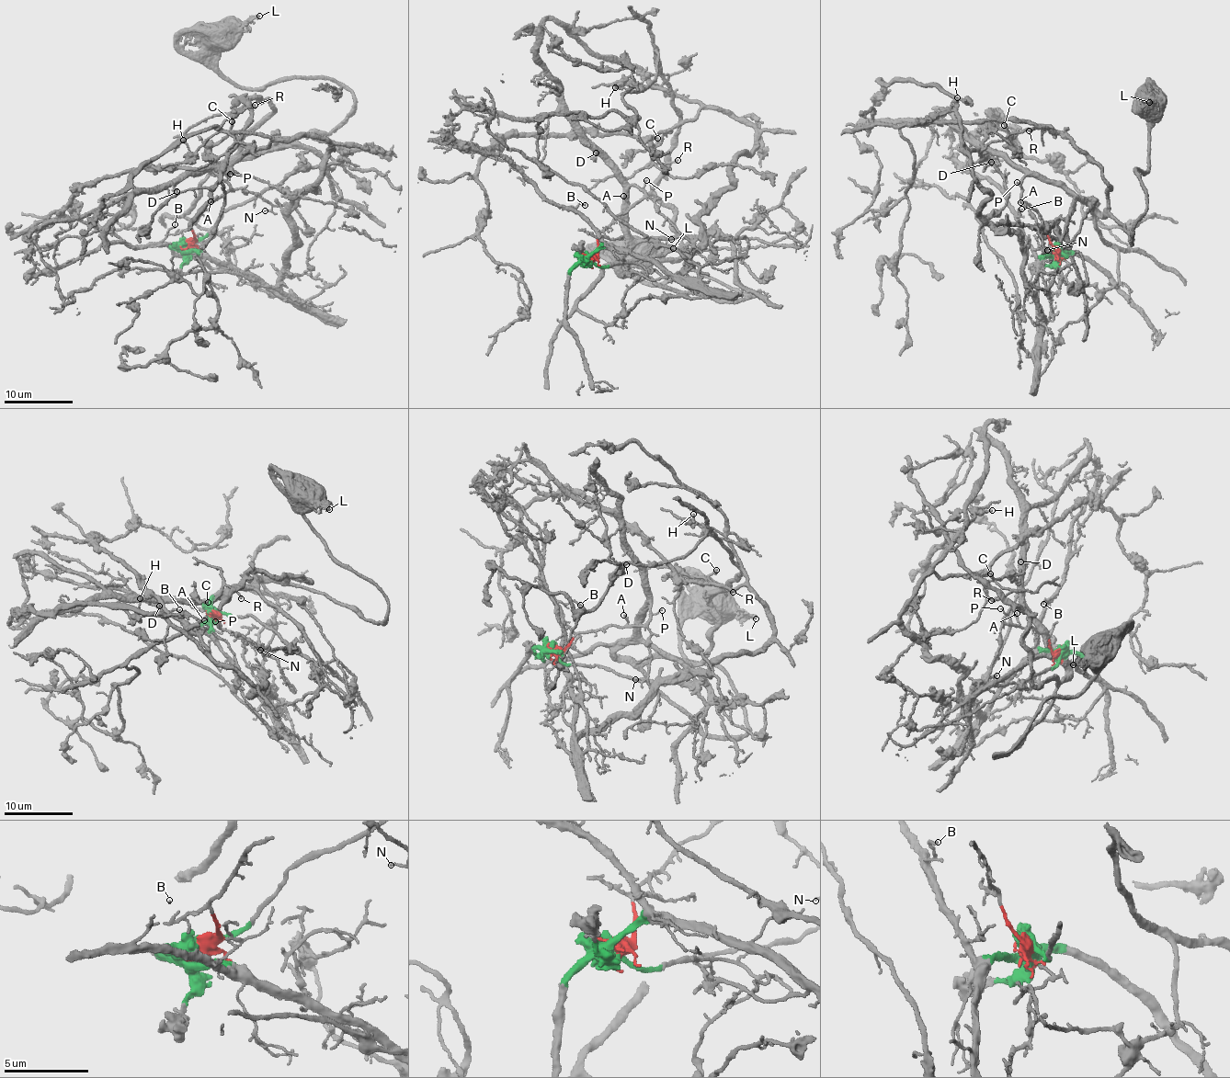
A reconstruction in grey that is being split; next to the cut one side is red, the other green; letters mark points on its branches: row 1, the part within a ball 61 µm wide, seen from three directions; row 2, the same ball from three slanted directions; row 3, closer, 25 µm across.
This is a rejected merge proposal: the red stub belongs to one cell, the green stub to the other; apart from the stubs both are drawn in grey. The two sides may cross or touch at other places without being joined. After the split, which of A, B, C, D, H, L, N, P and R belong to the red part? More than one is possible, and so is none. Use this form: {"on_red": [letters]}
{"on_red": ["A", "D", "L", "N", "P"]}

